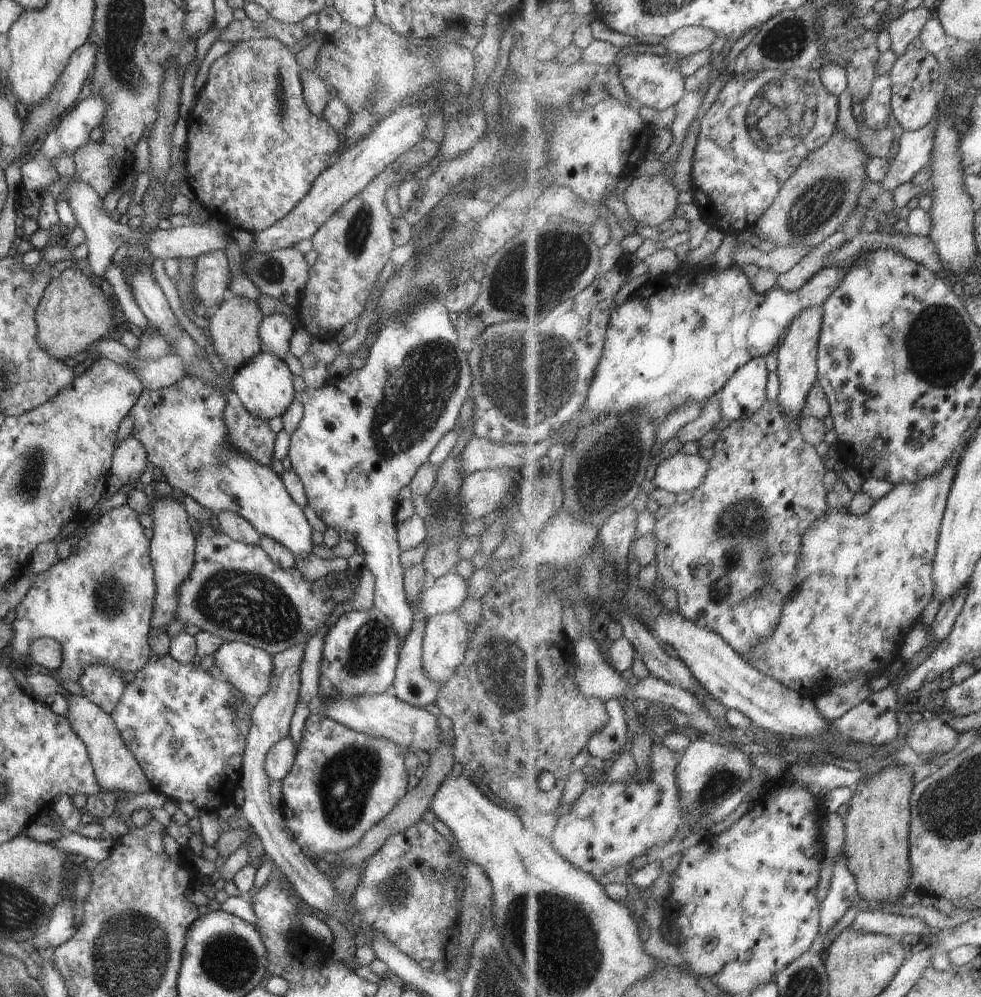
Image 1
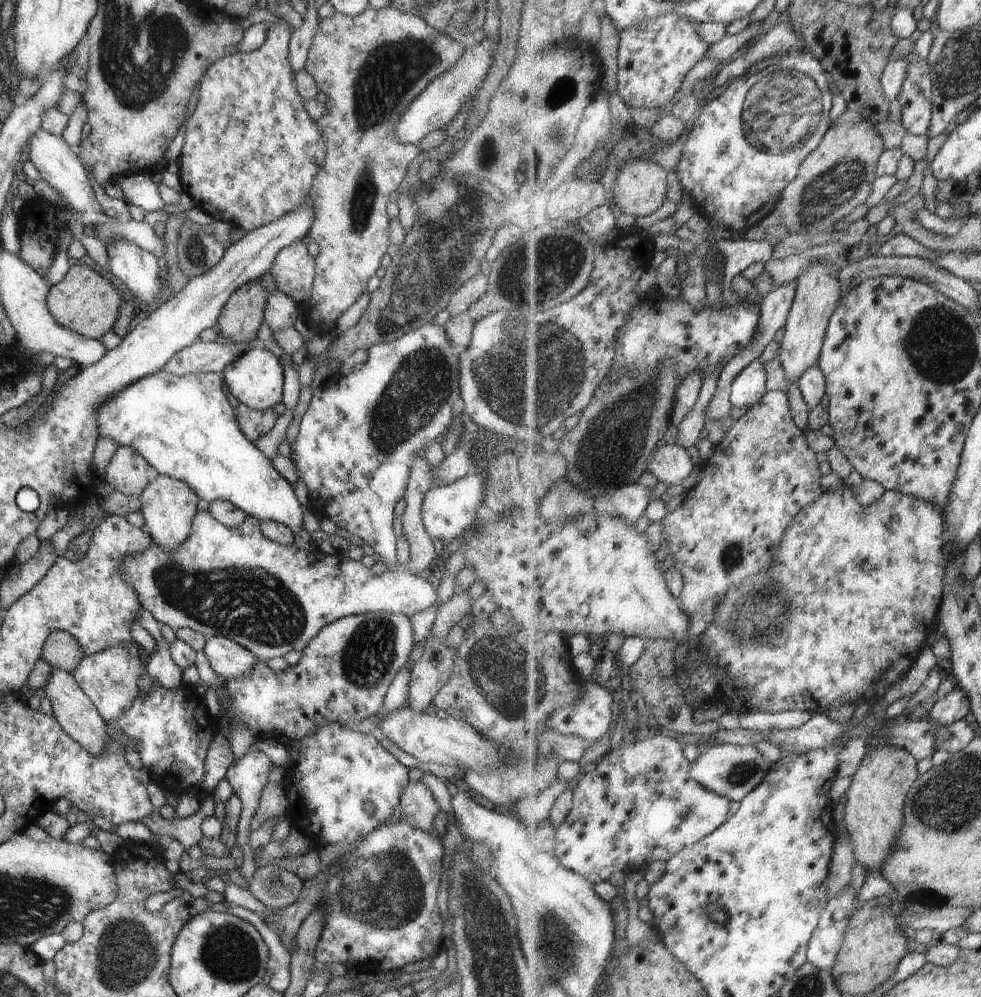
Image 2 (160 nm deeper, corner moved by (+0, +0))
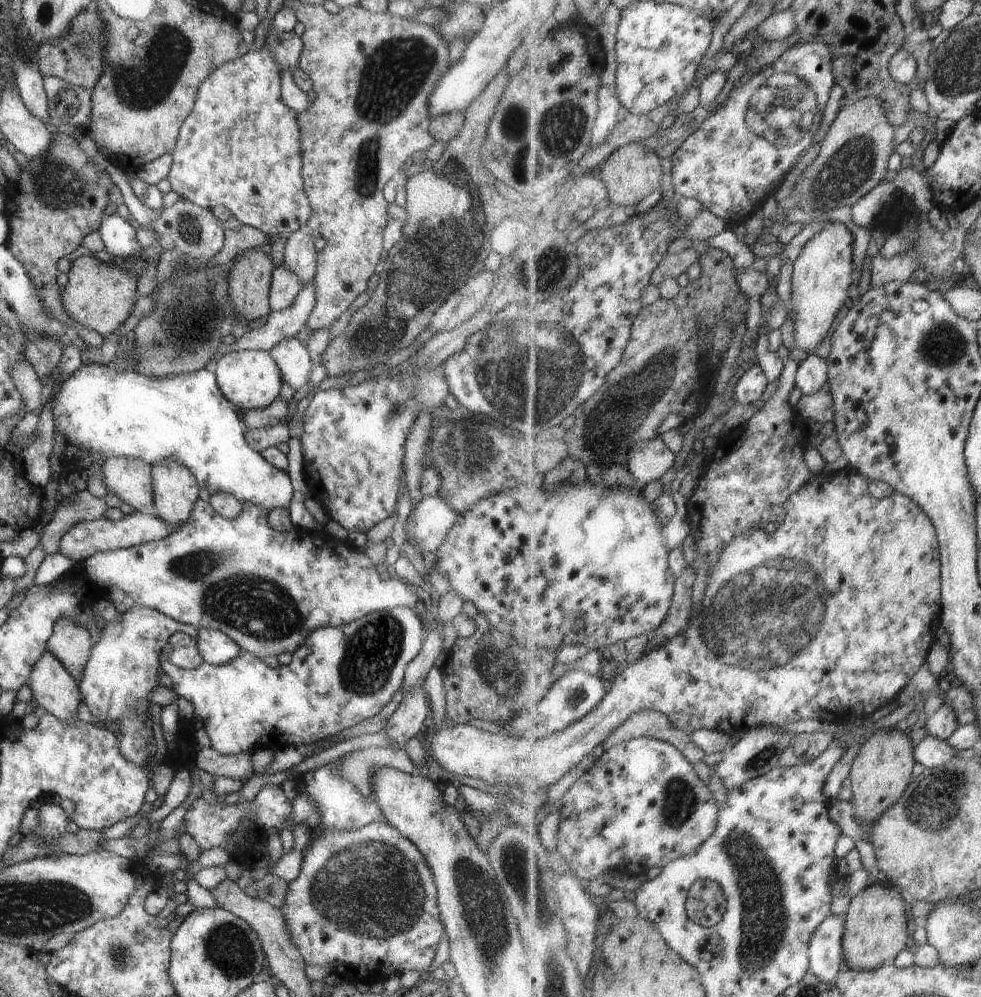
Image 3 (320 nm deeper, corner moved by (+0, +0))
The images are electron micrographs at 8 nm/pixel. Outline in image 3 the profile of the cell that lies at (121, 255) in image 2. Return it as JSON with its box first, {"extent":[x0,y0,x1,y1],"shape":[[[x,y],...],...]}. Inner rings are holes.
{"extent":[98,213,143,260],"shape":[[[116,213],[102,216],[98,232],[103,242],[103,250],[112,257],[125,260],[138,256],[143,249],[137,243],[136,225],[123,220]]]}

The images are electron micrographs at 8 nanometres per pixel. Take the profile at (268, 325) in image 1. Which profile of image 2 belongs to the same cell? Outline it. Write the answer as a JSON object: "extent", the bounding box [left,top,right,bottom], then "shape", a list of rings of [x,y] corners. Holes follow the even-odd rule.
{"extent":[262,288,297,332],"shape":[[[277,288],[267,298],[262,321],[271,332],[291,328],[297,317],[297,305],[287,294],[279,292]]]}

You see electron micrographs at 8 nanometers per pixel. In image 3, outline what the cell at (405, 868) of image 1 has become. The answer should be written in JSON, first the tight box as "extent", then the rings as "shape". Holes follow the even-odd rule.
{"extent":[279,820,444,981],"shape":[[[384,820],[371,822],[366,826],[361,826],[357,830],[322,830],[321,836],[313,838],[306,843],[301,858],[300,871],[295,880],[289,881],[289,888],[285,894],[285,902],[281,904],[279,912],[285,918],[287,924],[287,932],[291,936],[291,942],[295,944],[297,951],[301,954],[305,965],[325,966],[329,973],[338,975],[348,981],[374,981],[386,980],[394,975],[400,976],[406,971],[417,971],[424,976],[428,975],[432,969],[435,950],[437,950],[438,942],[441,934],[444,932],[444,926],[439,919],[439,910],[437,905],[437,888],[435,880],[433,880],[433,872],[427,866],[423,854],[413,846],[413,842],[409,842],[407,838],[403,838],[395,826],[388,824]]]}

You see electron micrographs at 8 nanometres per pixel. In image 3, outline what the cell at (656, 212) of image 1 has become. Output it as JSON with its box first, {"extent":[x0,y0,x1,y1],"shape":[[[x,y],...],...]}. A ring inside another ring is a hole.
{"extent":[599,143,663,207],"shape":[[[630,143],[619,148],[608,157],[603,164],[599,176],[605,182],[609,194],[609,201],[621,207],[637,206],[643,198],[649,196],[655,188],[661,188],[663,180],[663,168],[661,168],[661,158],[645,148],[643,143]]]}

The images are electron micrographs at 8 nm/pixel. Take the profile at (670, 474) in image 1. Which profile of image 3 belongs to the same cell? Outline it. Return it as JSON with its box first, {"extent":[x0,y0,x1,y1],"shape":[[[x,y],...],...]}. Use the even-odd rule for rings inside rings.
{"extent":[628,438,677,485],"shape":[[[661,438],[641,440],[629,454],[628,470],[643,485],[662,480],[673,468],[677,454],[671,452]]]}

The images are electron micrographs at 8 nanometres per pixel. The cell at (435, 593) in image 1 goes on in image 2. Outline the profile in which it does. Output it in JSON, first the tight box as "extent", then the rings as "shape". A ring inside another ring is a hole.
{"extent":[118,511,437,662],"shape":[[[197,511],[190,535],[180,546],[166,550],[151,542],[143,551],[124,555],[118,566],[118,574],[125,585],[132,587],[143,609],[151,612],[159,624],[167,625],[173,632],[187,628],[205,637],[227,638],[247,648],[263,662],[290,651],[303,651],[307,642],[323,626],[343,616],[381,610],[409,617],[433,606],[437,600],[437,588],[434,590],[431,587],[425,575],[413,576],[401,567],[371,576],[369,569],[346,555],[325,556],[313,548],[297,550],[293,544],[275,544],[261,534],[259,526],[260,521],[247,514],[240,526],[226,528],[216,522],[208,511]]]}

